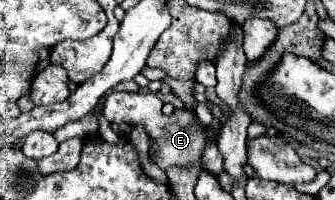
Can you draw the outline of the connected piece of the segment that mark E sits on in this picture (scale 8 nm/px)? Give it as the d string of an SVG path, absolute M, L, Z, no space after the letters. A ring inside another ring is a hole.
M111 92L107 98L105 98L105 104L103 104L103 116L109 120L109 122L115 122L115 124L141 124L145 126L147 134L153 138L153 156L151 160L161 166L161 168L167 168L171 164L175 166L191 166L195 162L195 158L201 158L203 154L203 148L207 146L207 134L193 122L195 114L193 112L187 112L187 110L175 110L171 116L165 116L161 114L161 108L163 108L163 102L159 100L157 94L153 92Z

